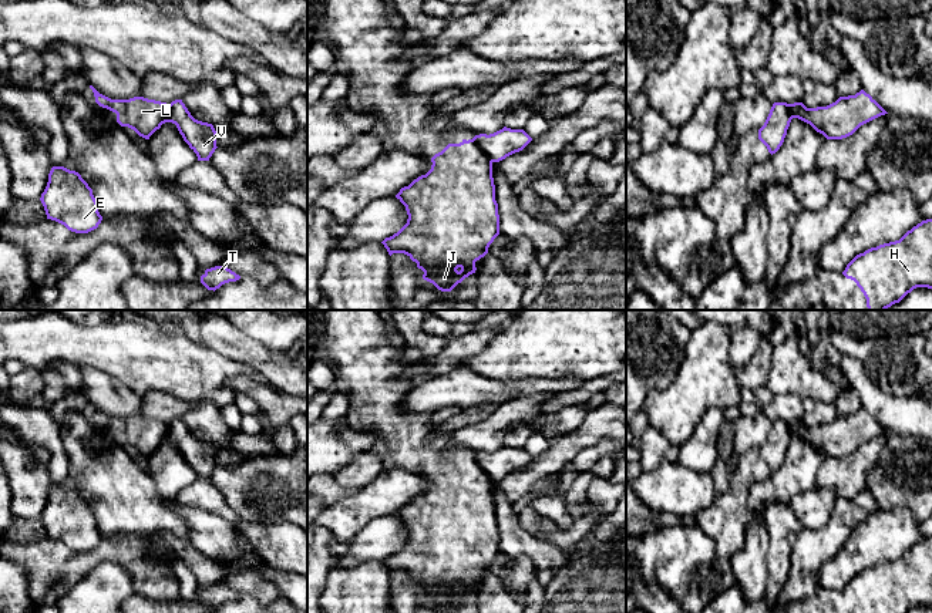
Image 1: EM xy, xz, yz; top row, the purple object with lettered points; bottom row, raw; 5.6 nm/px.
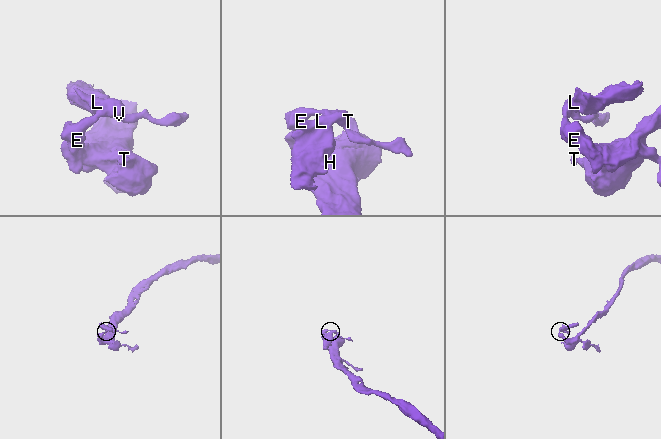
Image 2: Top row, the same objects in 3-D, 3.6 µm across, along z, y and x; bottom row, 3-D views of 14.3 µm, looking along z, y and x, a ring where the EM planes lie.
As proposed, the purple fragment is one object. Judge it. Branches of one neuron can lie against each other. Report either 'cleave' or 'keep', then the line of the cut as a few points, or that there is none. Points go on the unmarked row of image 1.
cleave | xz (473, 457), (493, 480)

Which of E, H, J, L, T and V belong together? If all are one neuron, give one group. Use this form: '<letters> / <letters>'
E H T V / J L

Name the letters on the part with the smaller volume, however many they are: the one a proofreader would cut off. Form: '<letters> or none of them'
J, L

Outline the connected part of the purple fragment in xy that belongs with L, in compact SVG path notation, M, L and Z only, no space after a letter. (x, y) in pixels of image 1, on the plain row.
M92 404L95 421L117 432L117 441L121 445L134 448L139 455L149 458L149 455L161 447L166 438L169 422L148 418L144 415L134 415L129 418L111 418L100 412Z

